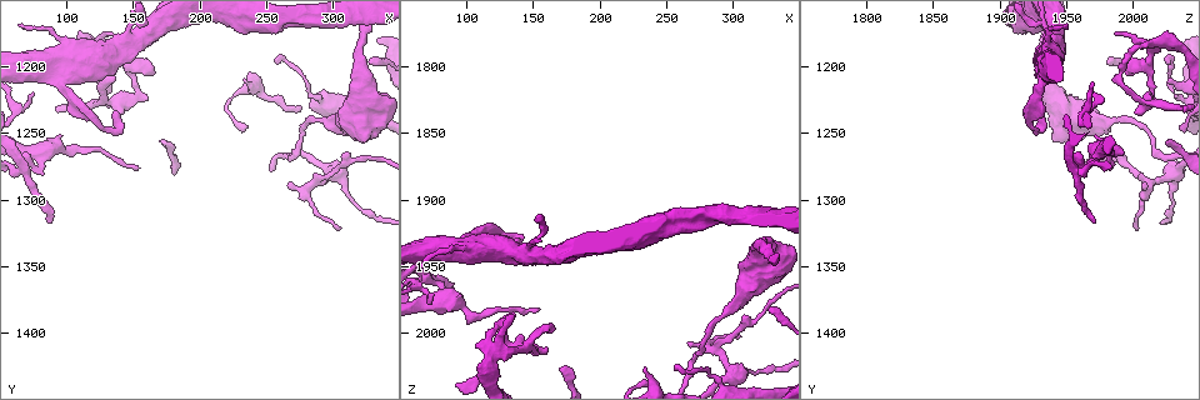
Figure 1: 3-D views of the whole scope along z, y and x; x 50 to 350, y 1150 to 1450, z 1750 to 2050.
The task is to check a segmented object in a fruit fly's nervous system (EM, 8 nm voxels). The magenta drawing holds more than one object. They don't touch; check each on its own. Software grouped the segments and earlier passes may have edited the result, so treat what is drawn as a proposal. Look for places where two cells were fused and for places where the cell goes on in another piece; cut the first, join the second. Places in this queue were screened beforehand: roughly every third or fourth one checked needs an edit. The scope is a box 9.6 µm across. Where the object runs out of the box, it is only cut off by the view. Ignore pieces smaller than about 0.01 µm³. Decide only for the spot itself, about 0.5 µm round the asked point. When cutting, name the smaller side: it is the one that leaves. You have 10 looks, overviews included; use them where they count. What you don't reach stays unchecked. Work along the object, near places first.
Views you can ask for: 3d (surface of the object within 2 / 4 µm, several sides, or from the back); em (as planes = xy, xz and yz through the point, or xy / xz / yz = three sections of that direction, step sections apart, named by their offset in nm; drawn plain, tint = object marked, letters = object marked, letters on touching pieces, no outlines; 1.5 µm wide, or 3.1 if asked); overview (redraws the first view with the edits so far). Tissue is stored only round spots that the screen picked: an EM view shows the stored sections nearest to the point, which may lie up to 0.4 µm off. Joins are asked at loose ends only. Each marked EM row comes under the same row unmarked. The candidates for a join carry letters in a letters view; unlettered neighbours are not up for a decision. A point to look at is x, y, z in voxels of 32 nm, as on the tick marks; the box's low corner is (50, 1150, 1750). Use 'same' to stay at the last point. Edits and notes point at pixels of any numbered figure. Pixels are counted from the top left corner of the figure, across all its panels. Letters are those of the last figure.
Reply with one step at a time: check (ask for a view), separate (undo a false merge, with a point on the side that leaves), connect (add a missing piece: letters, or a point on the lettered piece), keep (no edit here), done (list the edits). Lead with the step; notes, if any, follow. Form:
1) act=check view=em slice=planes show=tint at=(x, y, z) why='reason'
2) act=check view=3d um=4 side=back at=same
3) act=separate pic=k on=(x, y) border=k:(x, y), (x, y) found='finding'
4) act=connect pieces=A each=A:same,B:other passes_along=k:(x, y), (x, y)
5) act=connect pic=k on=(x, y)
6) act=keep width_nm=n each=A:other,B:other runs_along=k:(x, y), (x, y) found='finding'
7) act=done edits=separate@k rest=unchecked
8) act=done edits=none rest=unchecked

act=check view=3d um=2 at=(234, 1212, 2026) why='free end'

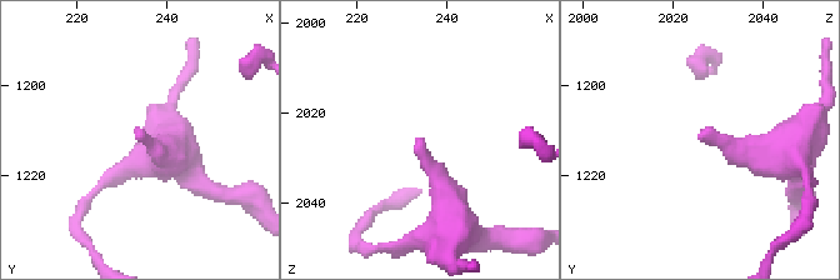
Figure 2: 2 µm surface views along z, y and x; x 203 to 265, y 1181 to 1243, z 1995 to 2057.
act=check view=em slice=xy step=8 show=letters at=(233, 1210, 2026)

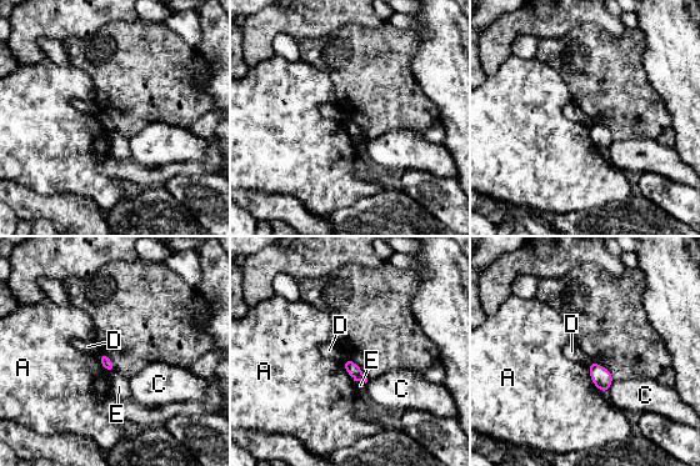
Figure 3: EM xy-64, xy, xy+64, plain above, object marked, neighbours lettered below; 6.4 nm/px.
act=check view=em slice=planes show=letters at=same why='another direction'

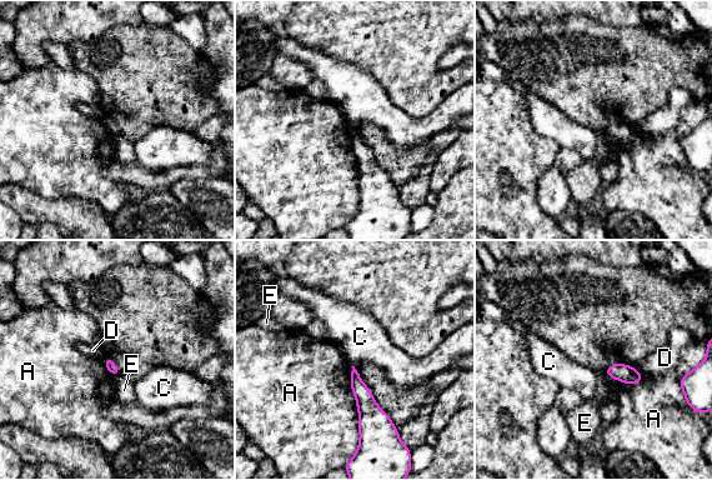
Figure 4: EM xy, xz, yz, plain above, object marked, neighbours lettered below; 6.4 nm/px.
act=keep each=A:other,C:other,D:other,E:other border=4:(350, 366), (359, 444) found='none of them fits'

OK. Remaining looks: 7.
act=check view=em slice=planes show=letters at=(166, 1206, 1996) why='branch stops here'

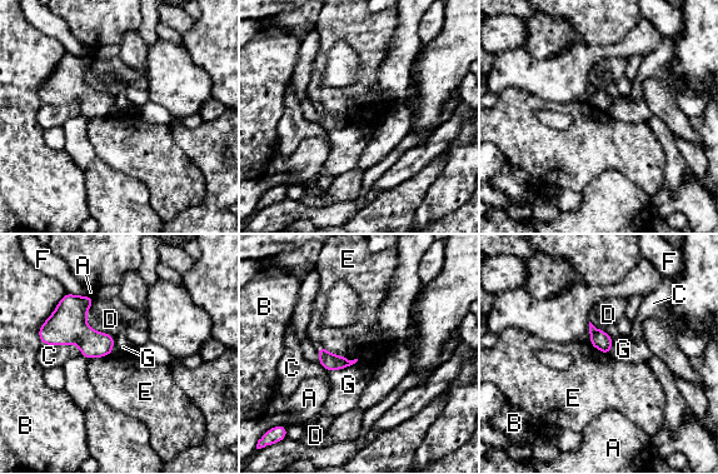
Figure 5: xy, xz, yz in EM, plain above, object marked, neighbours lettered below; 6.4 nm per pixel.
act=keep each=A:other,B:other,C:other,D:other,E:other,F:other,G:other found='none of them fits'

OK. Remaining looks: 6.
act=check view=em slice=planes show=letters at=(304, 1240, 1978) why='calibre changes'

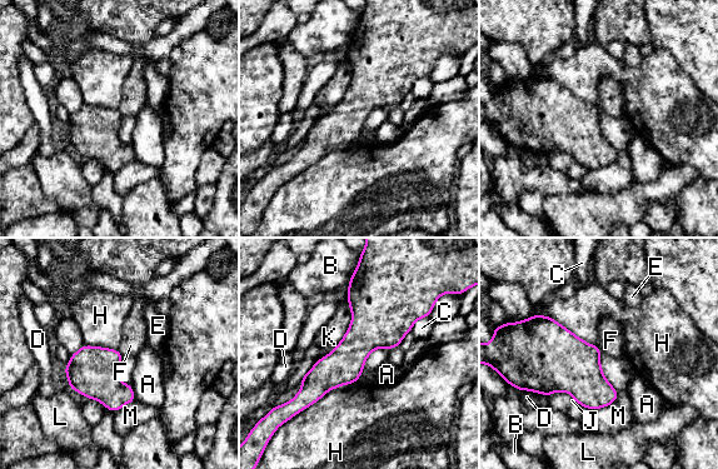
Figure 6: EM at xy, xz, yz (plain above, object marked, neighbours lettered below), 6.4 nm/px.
act=keep width_nm=240 each=A:other,B:other,C:other,D:other,E:other,F:other,H:other,J:other,K:other,L:other,M:other found='all the same cell'

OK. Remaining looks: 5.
act=check view=3d um=4 at=(308, 1290, 2028) why='side arm on a straight run'

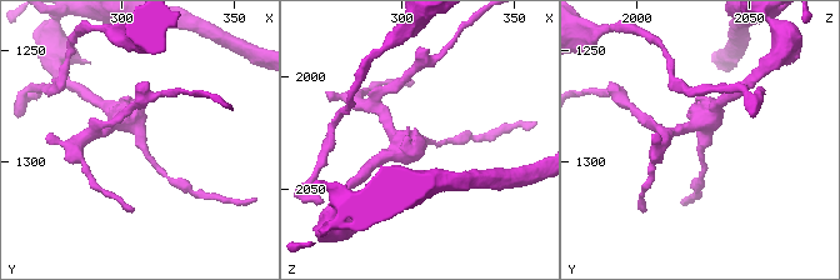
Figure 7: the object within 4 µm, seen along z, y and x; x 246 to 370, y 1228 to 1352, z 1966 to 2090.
act=check view=em slice=xz step=4 show=tint at=(308, 1290, 2030) why='now the EM'

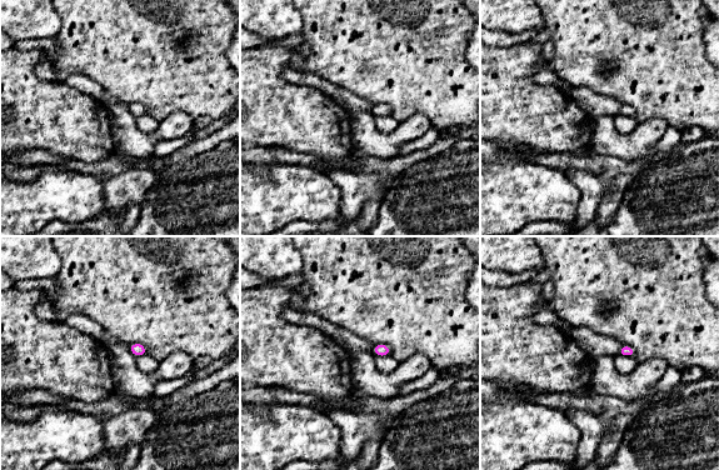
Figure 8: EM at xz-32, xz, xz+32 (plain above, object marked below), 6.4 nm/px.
act=check view=em slice=planes show=letters at=same

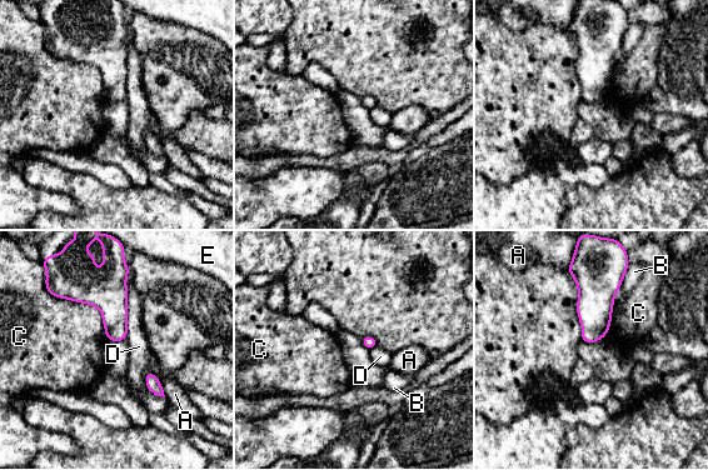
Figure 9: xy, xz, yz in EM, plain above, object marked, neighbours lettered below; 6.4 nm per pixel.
act=keep width_nm=220 each=A:other,B:other,C:other,D:other,E:other border=9:(44, 271), (106, 340) found='all the same cell'

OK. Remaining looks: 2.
act=done edits=none rest=unchecked

